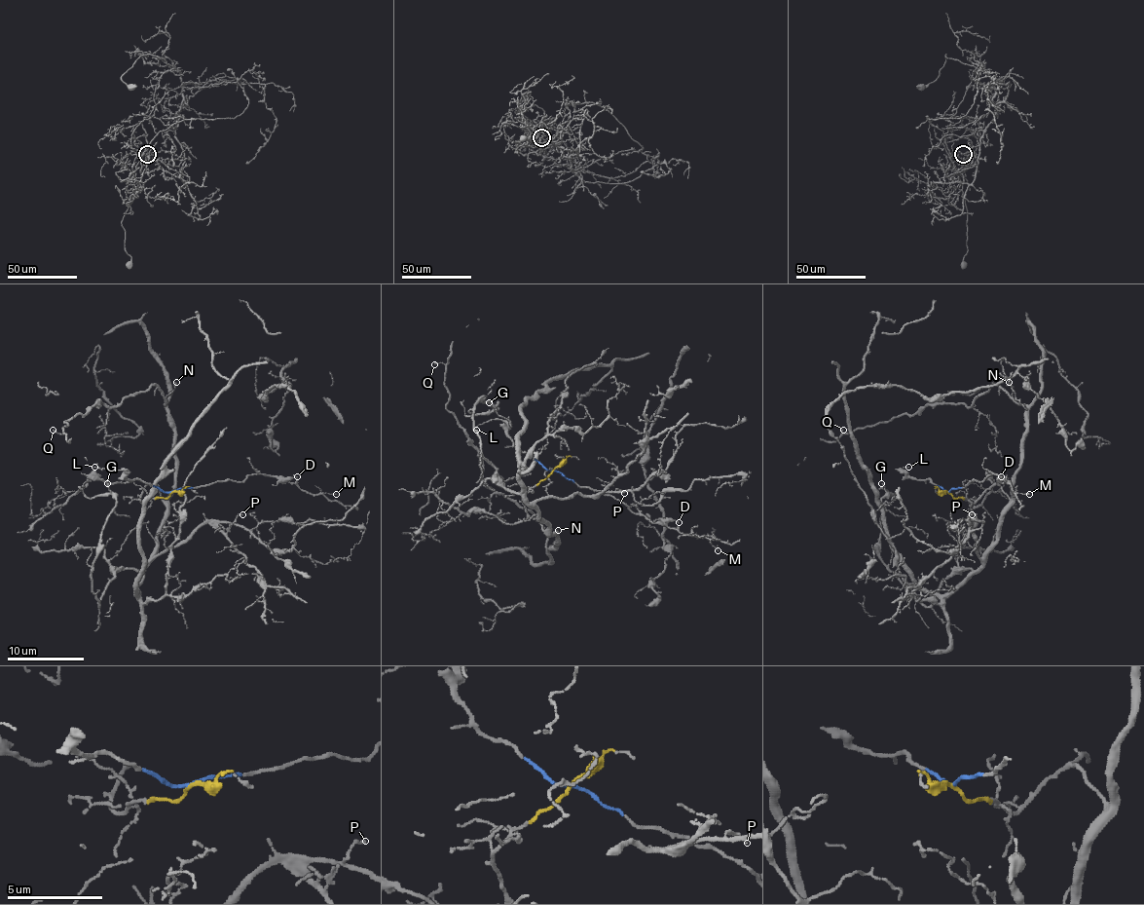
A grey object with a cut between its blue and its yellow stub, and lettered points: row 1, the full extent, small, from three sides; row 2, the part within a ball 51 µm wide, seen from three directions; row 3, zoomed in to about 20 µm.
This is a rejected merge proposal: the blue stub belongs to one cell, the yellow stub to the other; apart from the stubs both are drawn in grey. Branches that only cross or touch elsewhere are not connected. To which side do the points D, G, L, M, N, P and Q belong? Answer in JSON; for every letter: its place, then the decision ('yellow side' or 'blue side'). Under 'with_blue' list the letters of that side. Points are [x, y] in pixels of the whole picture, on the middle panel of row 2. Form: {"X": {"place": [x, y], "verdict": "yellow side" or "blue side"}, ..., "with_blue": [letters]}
{"D": {"place": [679, 522], "verdict": "blue side"}, "G": {"place": [489, 402], "verdict": "yellow side"}, "L": {"place": [476, 430], "verdict": "blue side"}, "M": {"place": [718, 550], "verdict": "blue side"}, "N": {"place": [558, 530], "verdict": "yellow side"}, "P": {"place": [624, 493], "verdict": "yellow side"}, "Q": {"place": [434, 364], "verdict": "yellow side"}, "with_blue": ["D", "L", "M"]}

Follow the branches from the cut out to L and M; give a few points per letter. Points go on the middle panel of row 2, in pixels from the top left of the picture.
L: (554, 471), (546, 471), (528, 453), (520, 451), (502, 421), (491, 419), (475, 431)
M: (554, 471), (579, 486), (609, 494), (631, 509), (682, 534), (704, 536), (718, 551)

